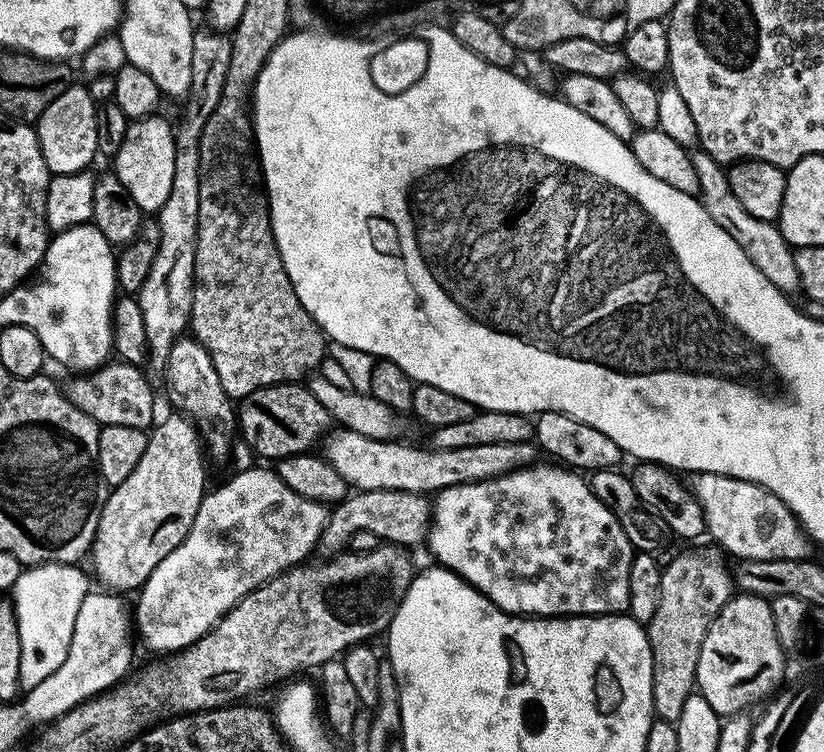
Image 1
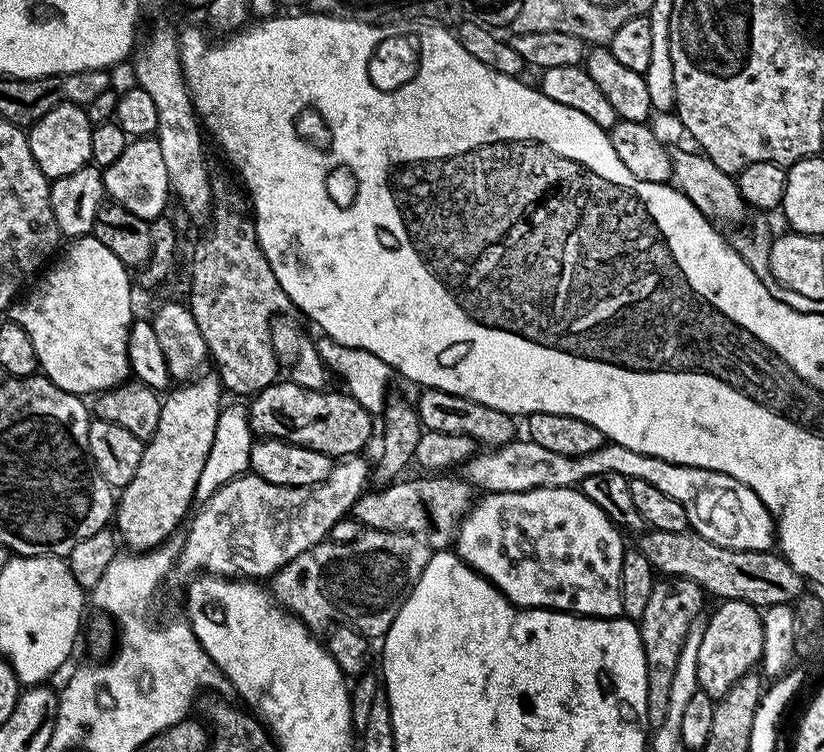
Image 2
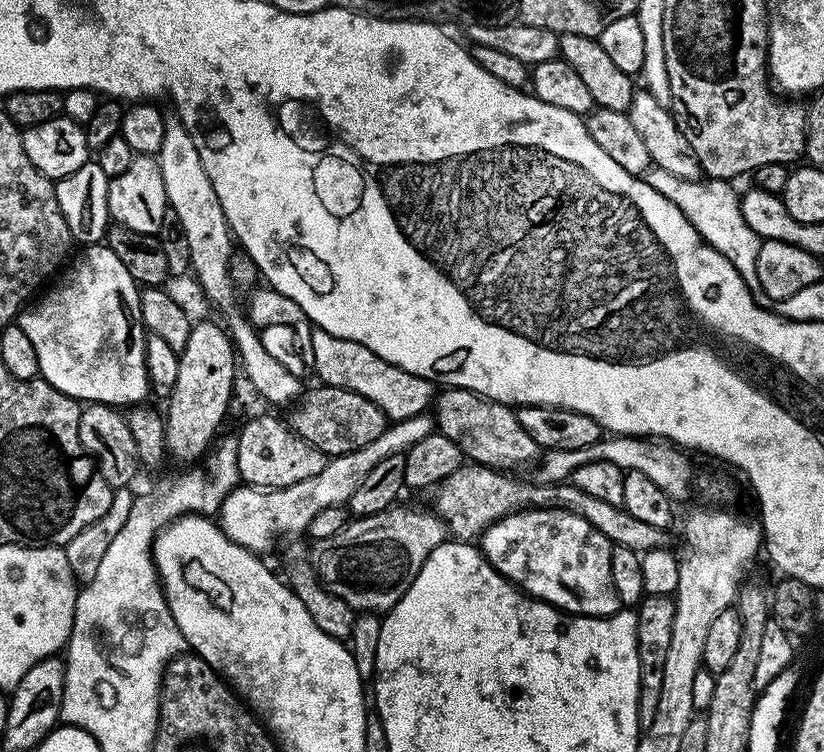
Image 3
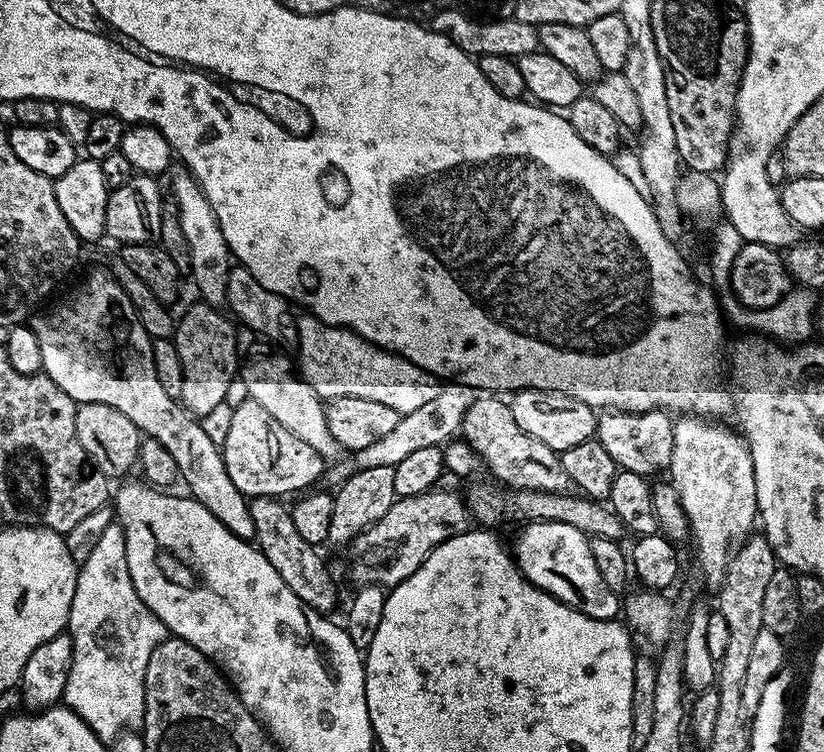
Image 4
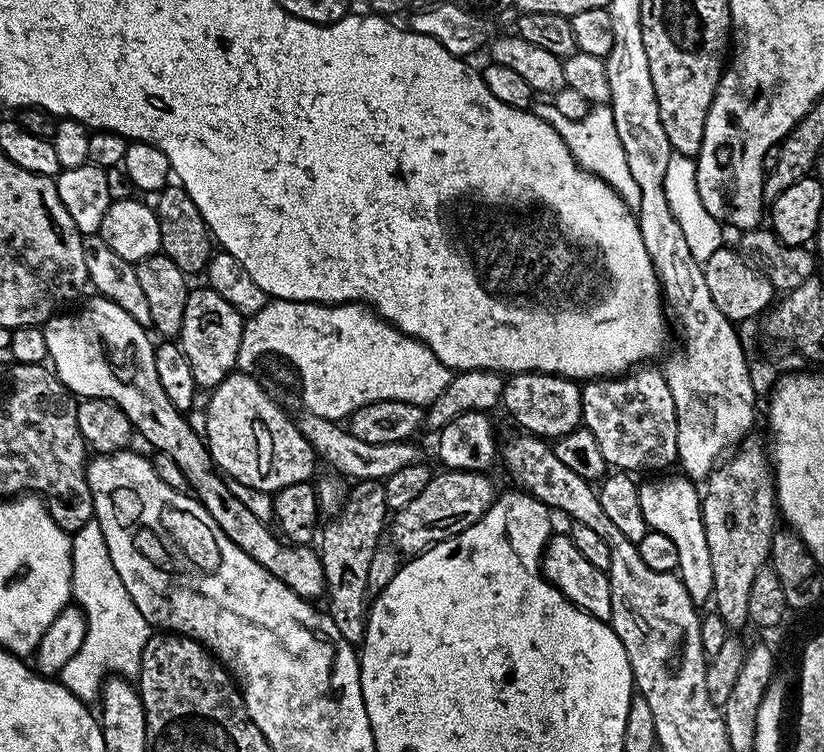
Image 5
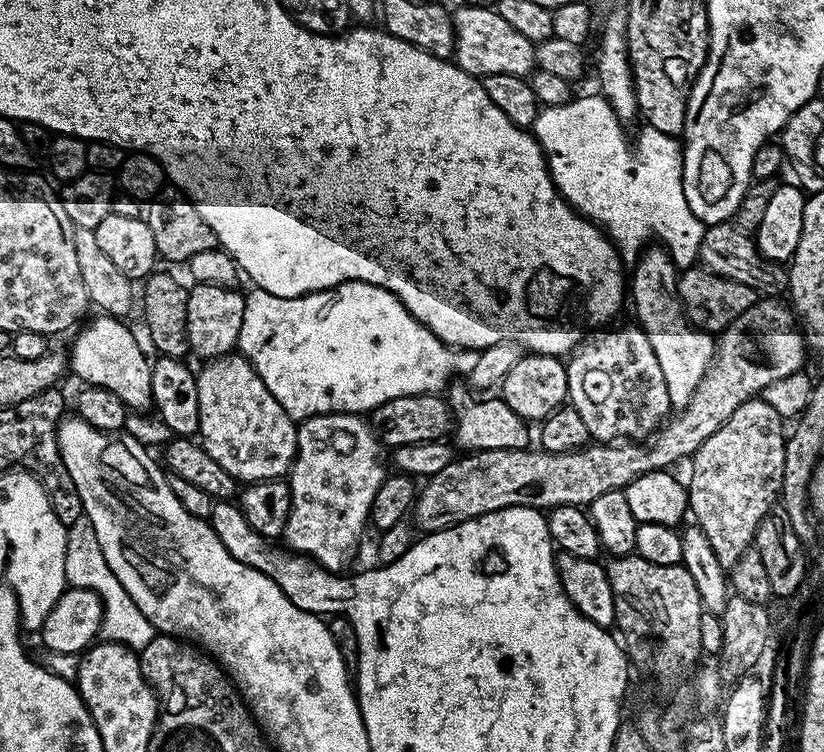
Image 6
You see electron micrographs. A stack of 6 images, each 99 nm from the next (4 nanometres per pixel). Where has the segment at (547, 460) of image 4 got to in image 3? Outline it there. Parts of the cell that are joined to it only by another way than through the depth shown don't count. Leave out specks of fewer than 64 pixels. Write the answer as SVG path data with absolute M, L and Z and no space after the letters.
M445 387L434 396L434 424L438 431L450 438L471 463L491 468L518 470L514 468L531 465L541 455L542 450L534 438L522 430L522 422L518 422L516 413L515 407L488 400L465 388Z

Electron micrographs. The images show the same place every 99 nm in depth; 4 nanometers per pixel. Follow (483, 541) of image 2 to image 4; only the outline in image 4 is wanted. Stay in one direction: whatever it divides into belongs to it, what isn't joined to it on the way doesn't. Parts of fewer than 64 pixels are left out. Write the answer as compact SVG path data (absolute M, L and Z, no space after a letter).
M533 520L525 523L516 536L514 559L520 572L534 587L549 592L563 604L576 608L595 620L615 620L621 615L622 600L604 581L597 553L592 551L592 541L578 526L566 526L566 522Z

